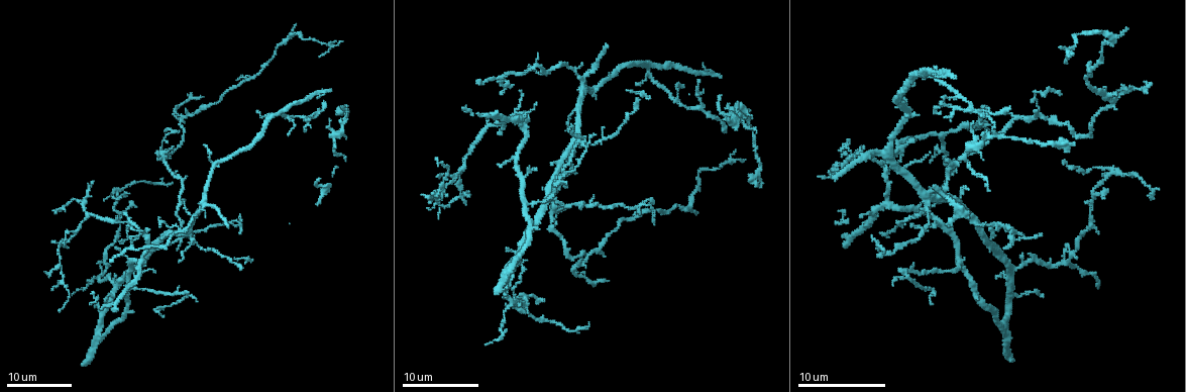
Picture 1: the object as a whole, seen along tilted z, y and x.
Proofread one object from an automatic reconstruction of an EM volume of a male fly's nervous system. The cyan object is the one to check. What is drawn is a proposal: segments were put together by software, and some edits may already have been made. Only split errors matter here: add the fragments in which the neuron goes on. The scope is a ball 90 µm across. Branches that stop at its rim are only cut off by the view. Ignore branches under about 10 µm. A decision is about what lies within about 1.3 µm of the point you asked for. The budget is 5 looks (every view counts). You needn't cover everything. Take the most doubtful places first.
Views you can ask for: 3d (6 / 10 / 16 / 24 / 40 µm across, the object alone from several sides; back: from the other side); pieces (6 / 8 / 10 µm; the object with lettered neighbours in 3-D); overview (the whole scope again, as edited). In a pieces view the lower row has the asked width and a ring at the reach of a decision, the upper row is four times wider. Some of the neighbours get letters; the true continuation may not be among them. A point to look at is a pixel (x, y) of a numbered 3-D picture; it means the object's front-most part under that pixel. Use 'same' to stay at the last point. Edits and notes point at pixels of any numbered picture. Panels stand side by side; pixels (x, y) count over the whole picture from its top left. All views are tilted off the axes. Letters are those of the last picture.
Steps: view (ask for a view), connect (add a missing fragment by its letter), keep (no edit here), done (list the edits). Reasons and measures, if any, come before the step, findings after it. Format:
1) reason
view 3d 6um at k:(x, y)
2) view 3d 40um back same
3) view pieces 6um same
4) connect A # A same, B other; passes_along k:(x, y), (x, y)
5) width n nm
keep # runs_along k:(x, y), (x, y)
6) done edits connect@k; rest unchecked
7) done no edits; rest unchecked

tapers out
view 3d 16um at 1:(201, 95)

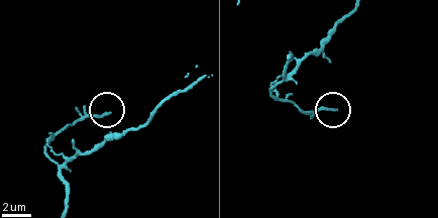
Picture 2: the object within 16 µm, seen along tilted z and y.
see the neighbours
view pieces 8um at 2:(109, 115)

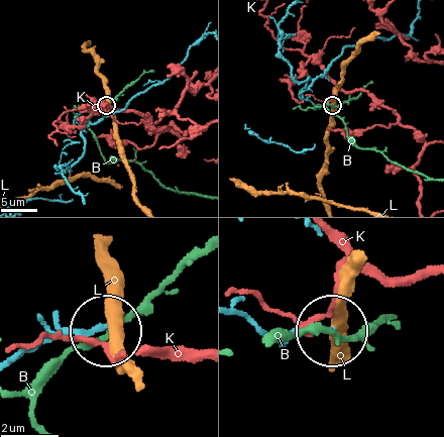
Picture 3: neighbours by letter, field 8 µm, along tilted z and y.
keep # B other, K other, L other; runs_along 3:(9, 364), (54, 329), (103, 327); none of them fits

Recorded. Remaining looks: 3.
thin end
view 3d 16um at 1:(1006, 246)

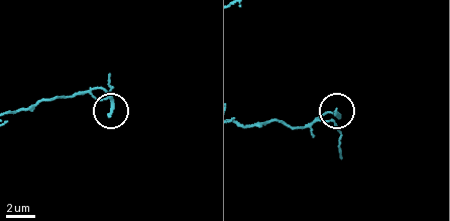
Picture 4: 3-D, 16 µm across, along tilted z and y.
view pieces 10um at 4:(337, 110)

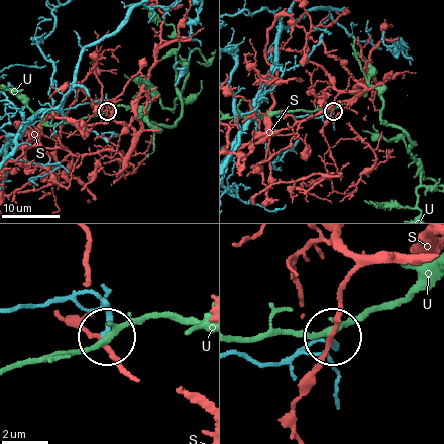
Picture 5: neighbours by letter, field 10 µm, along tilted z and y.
width 190 nm
keep # S other, U other; runs_along 5:(12, 312), (74, 302), (98, 310), (107, 335); none of them fits

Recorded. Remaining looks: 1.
done no edits; rest unchecked

